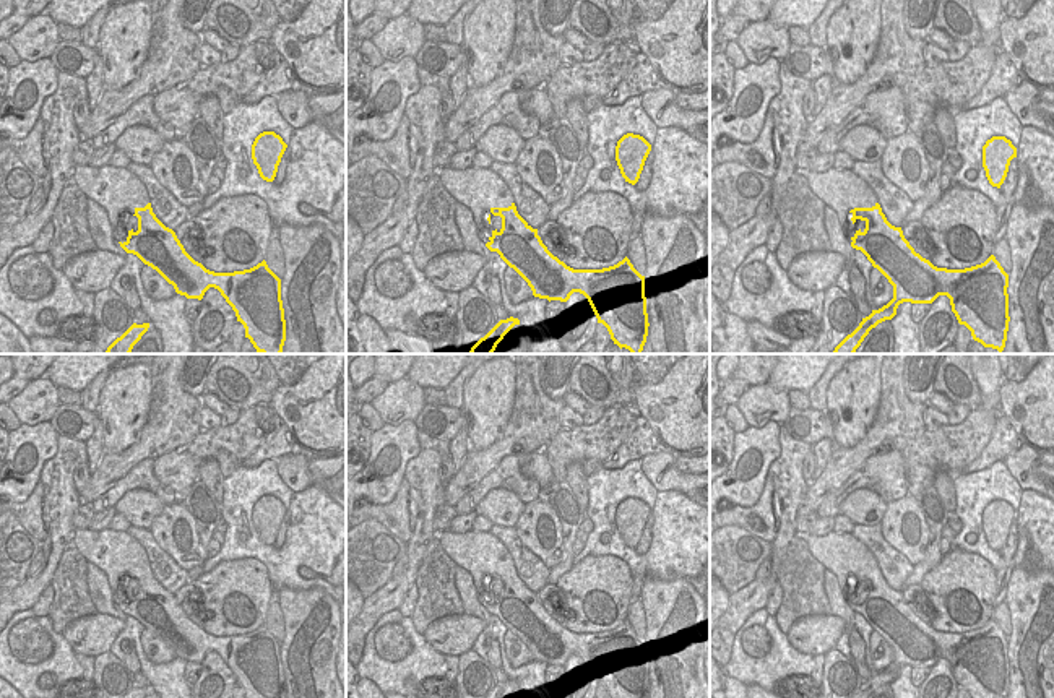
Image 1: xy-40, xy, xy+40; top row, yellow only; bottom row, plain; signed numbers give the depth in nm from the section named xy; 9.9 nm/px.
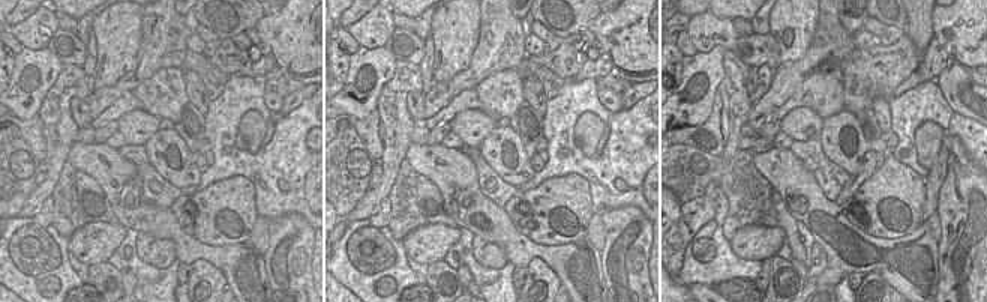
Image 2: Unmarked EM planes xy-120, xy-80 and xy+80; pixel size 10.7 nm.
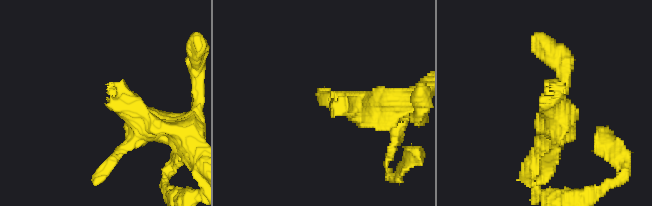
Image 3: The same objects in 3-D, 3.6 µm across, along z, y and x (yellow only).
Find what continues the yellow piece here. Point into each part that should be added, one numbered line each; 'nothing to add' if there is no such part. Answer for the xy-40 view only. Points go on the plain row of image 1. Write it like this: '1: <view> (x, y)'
1: xy-40 (117, 554)

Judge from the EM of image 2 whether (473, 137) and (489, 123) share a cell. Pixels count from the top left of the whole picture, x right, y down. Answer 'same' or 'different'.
same

